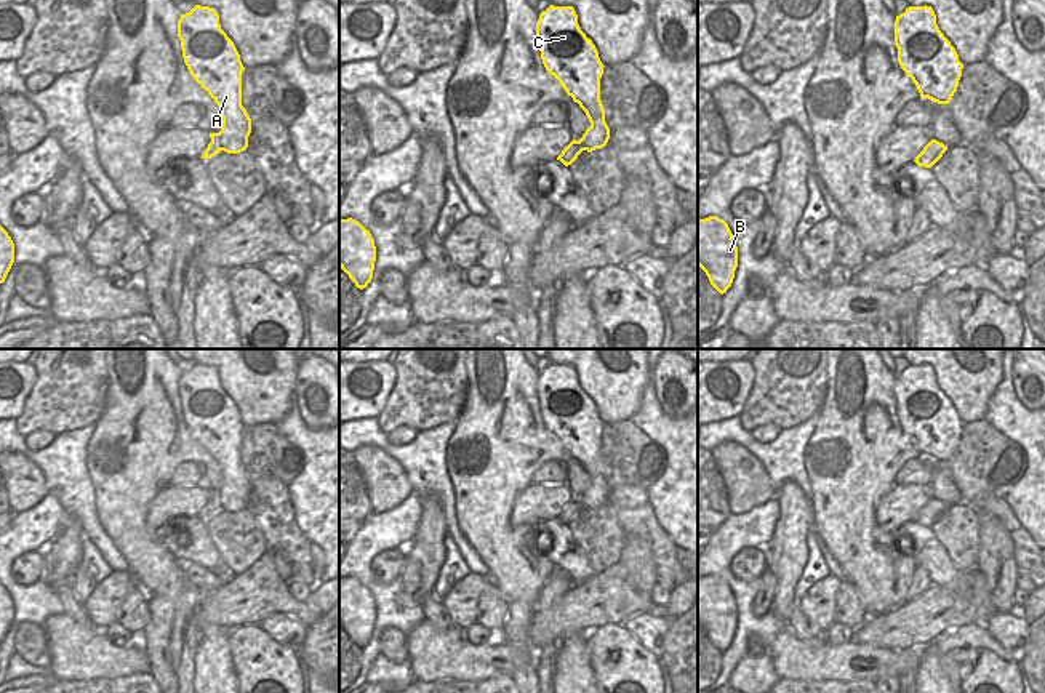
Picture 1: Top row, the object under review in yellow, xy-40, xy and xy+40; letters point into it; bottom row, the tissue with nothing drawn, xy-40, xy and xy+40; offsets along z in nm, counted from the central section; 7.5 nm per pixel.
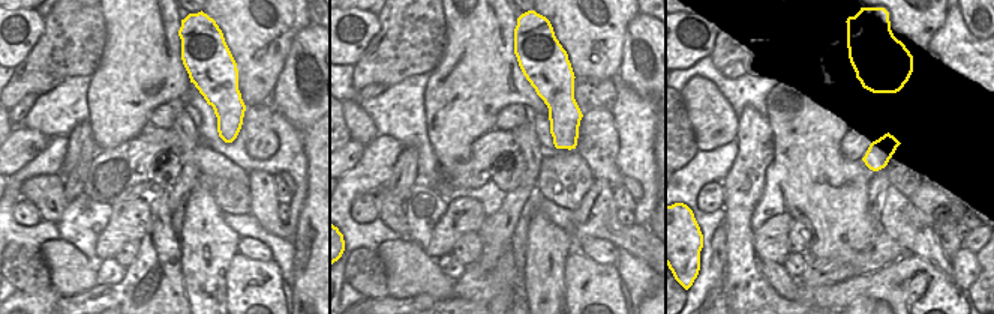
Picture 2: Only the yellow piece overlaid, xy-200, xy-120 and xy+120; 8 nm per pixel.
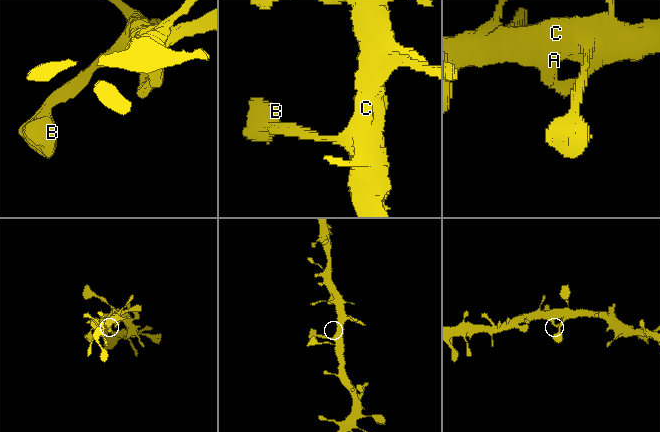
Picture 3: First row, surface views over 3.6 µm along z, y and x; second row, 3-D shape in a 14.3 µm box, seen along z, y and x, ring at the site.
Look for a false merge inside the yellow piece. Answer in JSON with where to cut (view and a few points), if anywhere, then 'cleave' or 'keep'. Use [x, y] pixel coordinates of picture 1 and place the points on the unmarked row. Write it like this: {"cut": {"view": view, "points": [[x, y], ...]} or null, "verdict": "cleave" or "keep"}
{"cut": null, "verdict": "keep"}

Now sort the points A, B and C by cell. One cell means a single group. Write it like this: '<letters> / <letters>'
A B C

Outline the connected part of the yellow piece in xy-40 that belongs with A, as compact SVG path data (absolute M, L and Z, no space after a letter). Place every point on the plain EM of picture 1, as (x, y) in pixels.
M195 363L189 371L181 373L178 379L178 395L190 434L214 458L222 475L221 490L210 491L211 501L202 517L211 517L219 509L227 512L240 512L246 509L248 495L251 491L251 477L242 464L242 432L245 426L234 400L221 387L218 370L210 365Z

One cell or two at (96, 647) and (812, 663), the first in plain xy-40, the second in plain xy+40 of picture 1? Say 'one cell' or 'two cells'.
one cell

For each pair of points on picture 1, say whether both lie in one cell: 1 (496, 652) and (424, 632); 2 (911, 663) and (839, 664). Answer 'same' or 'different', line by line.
1: same
2: same

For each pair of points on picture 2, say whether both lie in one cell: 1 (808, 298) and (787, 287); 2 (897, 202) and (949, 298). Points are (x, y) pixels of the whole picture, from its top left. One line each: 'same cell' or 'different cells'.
1: different cells
2: different cells

